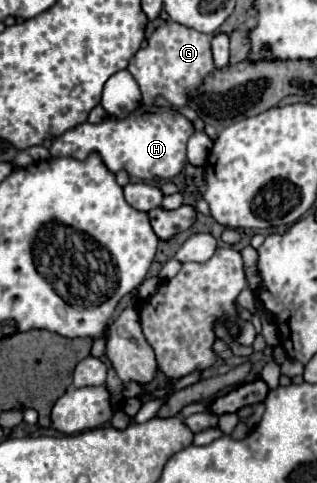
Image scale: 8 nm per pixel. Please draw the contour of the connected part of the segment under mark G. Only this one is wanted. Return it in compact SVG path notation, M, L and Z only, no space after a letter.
M167 22L149 36L149 46L141 48L137 56L131 58L127 70L137 80L145 104L151 104L155 96L163 96L175 108L183 108L187 102L187 92L197 88L203 78L215 70L209 36L177 22Z

